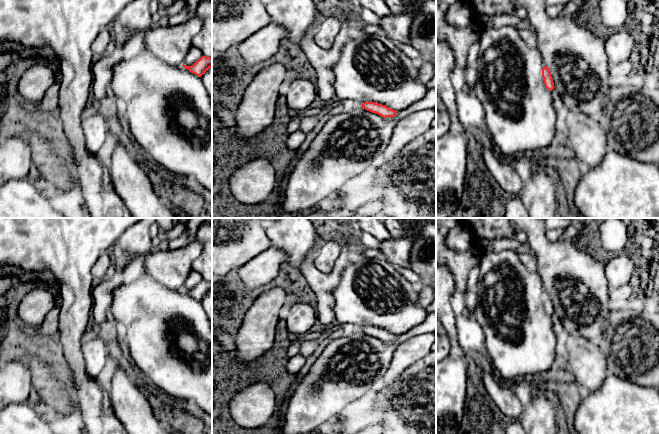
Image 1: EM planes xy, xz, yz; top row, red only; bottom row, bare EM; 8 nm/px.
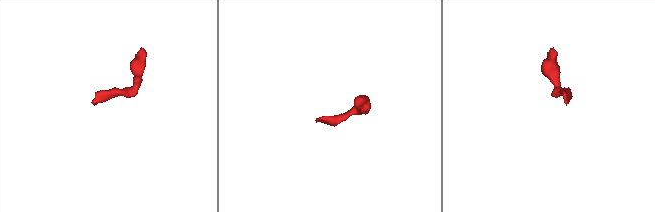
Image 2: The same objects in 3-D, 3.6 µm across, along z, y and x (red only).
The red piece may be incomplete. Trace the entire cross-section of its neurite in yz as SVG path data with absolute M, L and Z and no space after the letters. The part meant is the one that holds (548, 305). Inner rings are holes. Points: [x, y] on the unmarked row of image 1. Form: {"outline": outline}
{"outline": "M545 290L542 293L542 301L544 303L544 308L545 311L549 314L552 315L555 311L554 311L554 306L550 297L550 294L547 290Z"}

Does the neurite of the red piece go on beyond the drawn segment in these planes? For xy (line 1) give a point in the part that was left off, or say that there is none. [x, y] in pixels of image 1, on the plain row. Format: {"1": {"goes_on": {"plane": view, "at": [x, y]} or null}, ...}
{"1": {"goes_on": null}}

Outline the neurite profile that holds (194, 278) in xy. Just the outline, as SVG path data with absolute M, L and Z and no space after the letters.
M192 269L190 275L187 277L183 288L186 290L193 289L197 284L199 284L203 280L201 274L199 274L196 270Z

